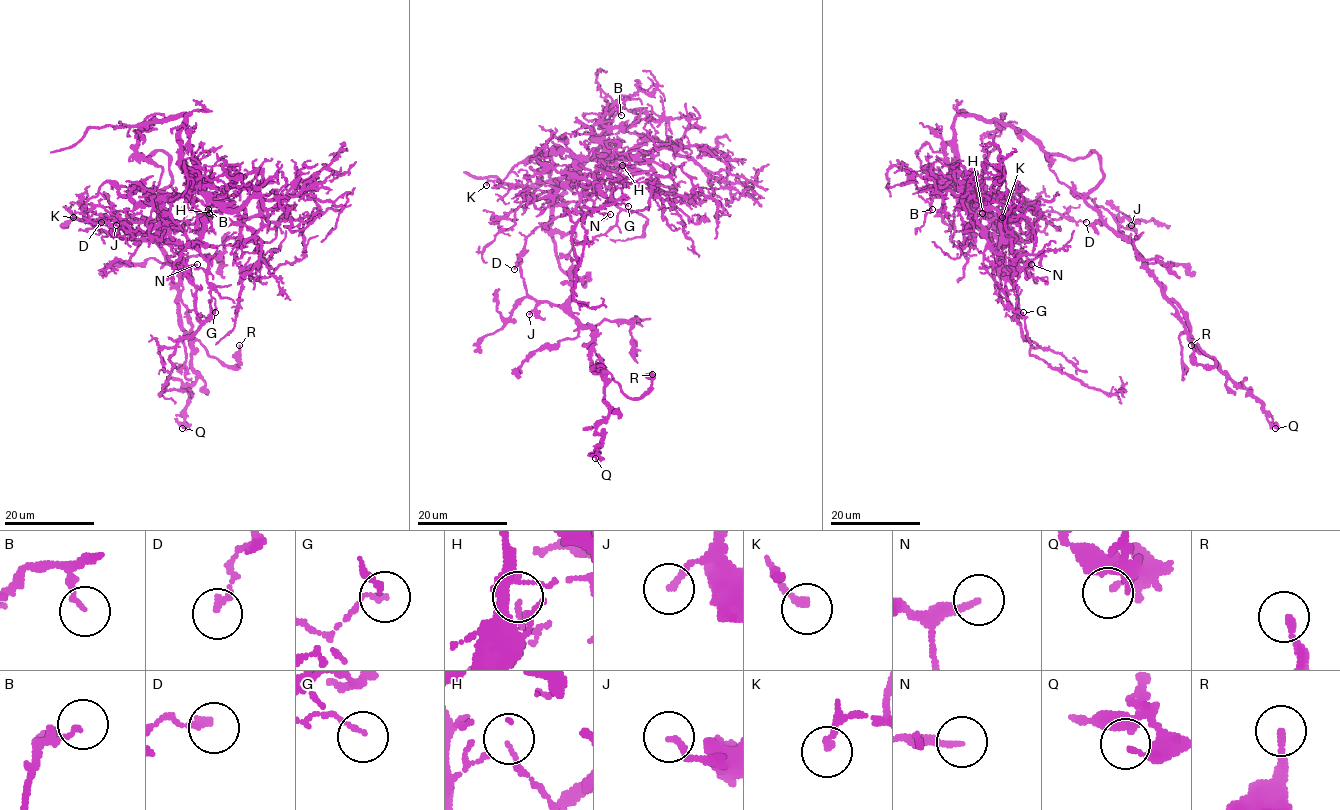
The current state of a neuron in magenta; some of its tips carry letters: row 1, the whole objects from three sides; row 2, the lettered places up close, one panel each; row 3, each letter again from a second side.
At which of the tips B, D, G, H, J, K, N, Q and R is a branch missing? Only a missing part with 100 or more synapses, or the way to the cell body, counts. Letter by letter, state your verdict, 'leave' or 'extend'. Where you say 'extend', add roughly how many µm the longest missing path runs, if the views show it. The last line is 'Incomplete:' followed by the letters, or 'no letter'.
B: leave
D: leave
G: leave
H: leave
J: leave
K: leave
N: leave
Q: leave
R: leave
Incomplete: no letter

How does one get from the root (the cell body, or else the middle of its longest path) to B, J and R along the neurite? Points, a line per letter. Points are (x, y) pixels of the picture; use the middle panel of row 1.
B: (576, 170), (602, 143), (597, 136), (593, 137), (606, 130), (602, 118), (614, 109), (621, 115)
J: (576, 170), (550, 220), (552, 229), (576, 234), (569, 252), (571, 296), (562, 305), (539, 302), (529, 314)
R: (576, 170), (550, 220), (576, 234), (569, 312), (594, 333), (594, 352), (625, 394), (642, 397), (652, 374)

